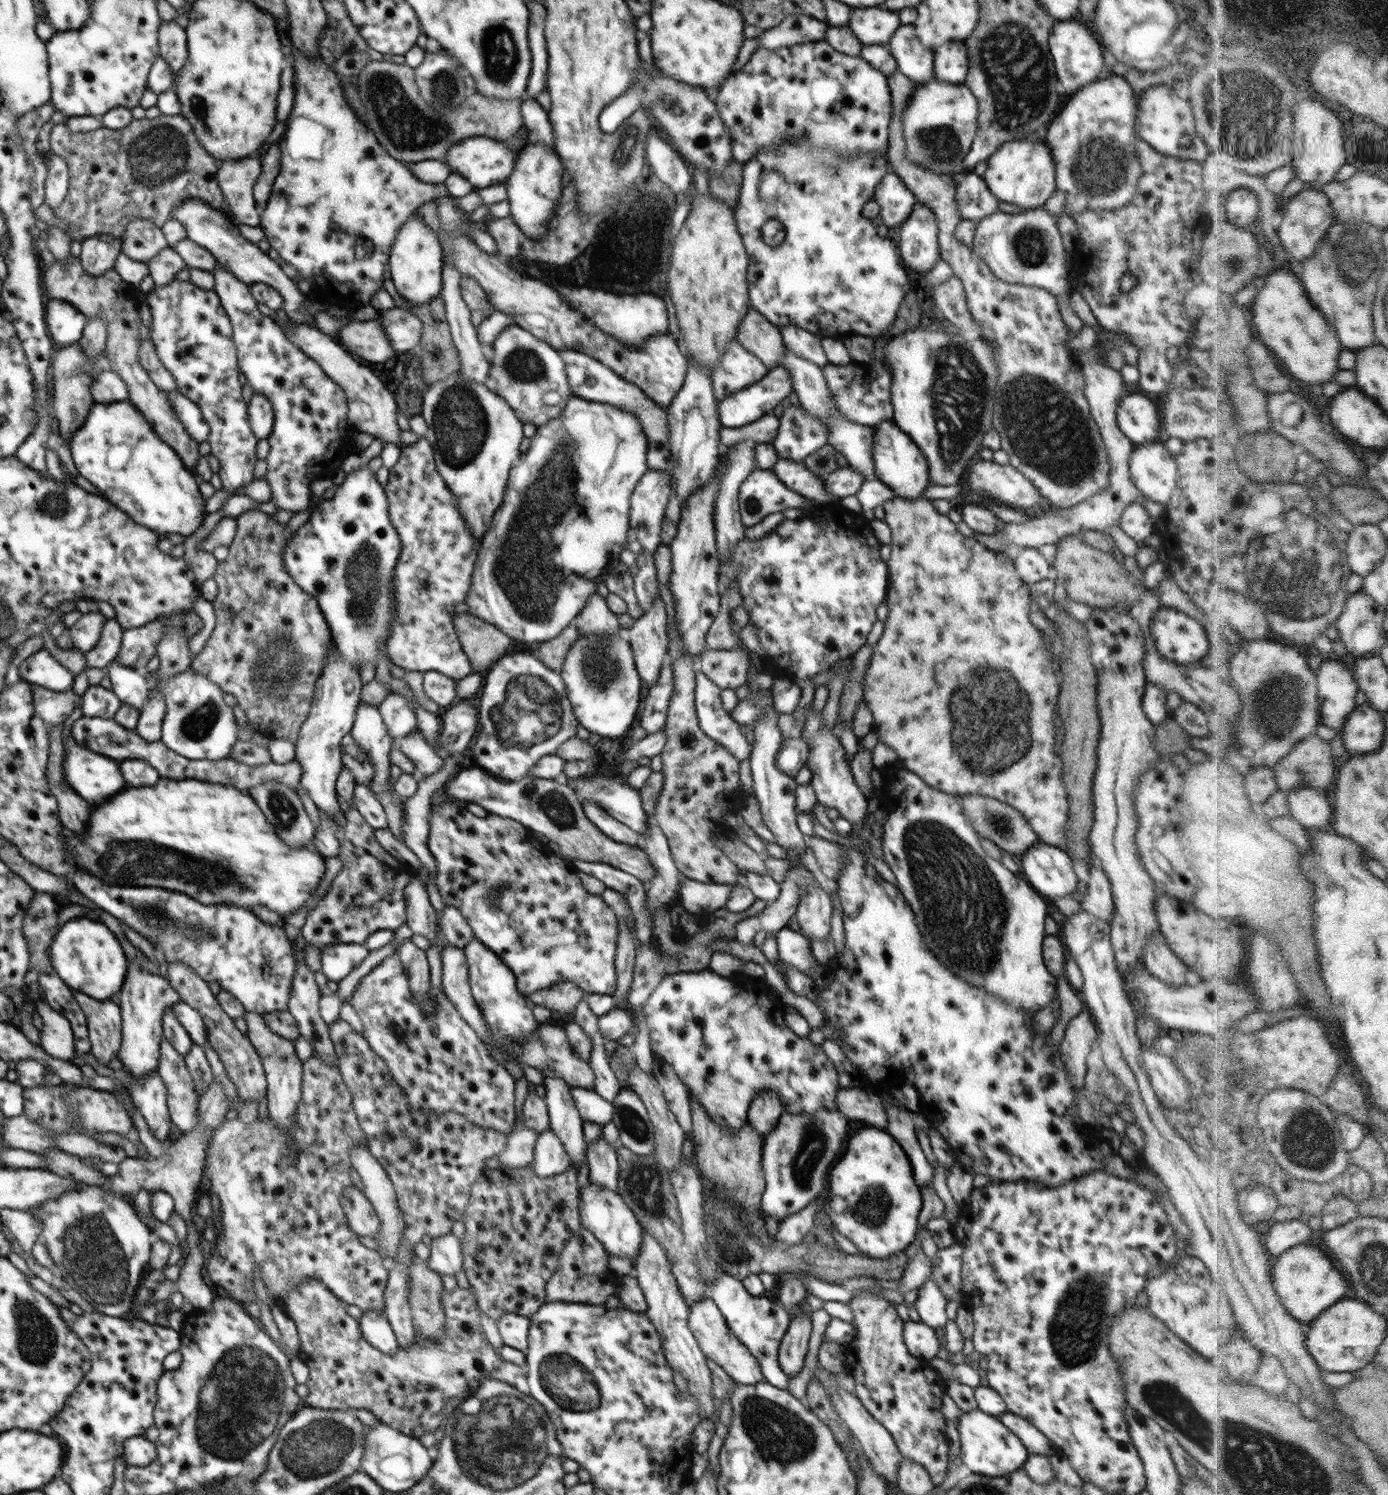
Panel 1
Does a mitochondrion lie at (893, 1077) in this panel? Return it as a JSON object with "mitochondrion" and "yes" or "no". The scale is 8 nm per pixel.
{"mitochondrion":"no"}

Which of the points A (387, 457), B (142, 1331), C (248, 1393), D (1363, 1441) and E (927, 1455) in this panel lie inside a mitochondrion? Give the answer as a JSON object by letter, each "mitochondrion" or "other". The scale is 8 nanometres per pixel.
{"A":"other","B":"other","C":"mitochondrion","D":"other","E":"other"}

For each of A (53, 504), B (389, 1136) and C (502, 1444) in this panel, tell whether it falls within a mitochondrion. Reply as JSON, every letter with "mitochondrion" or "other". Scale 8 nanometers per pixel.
{"A":"mitochondrion","B":"other","C":"mitochondrion"}

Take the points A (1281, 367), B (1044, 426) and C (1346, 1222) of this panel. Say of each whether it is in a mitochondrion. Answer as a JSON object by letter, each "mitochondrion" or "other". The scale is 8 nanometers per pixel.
{"A":"other","B":"mitochondrion","C":"other"}

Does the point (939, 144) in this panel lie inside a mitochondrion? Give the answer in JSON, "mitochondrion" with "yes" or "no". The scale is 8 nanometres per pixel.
{"mitochondrion":"yes"}

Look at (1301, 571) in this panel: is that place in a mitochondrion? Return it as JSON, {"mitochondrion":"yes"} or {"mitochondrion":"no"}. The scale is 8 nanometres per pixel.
{"mitochondrion":"yes"}

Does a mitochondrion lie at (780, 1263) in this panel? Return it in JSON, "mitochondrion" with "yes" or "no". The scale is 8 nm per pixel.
{"mitochondrion":"no"}

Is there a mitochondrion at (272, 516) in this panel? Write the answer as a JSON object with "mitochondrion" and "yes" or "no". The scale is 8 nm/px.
{"mitochondrion":"no"}

